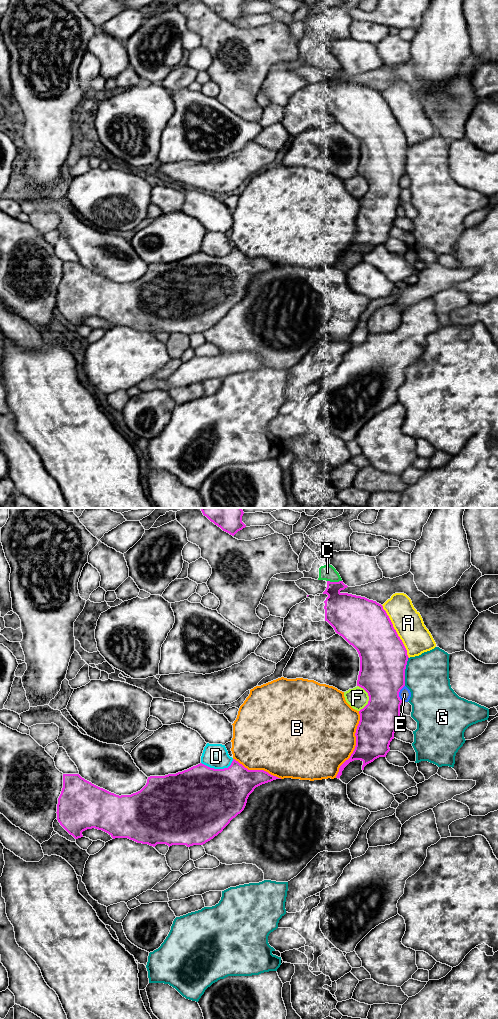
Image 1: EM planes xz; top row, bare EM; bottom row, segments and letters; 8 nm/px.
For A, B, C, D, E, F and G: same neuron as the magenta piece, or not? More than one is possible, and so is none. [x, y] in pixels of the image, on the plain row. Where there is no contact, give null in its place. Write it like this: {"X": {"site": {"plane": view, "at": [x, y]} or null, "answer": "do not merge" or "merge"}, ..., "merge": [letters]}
{"A": {"site": {"plane": "xz", "at": [395, 119]}, "answer": "do not merge"}, "B": {"site": {"plane": "xz", "at": [356, 232]}, "answer": "do not merge"}, "C": {"site": {"plane": "xz", "at": [334, 70]}, "answer": "do not merge"}, "D": {"site": {"plane": "xz", "at": [218, 257]}, "answer": "merge"}, "E": {"site": {"plane": "xz", "at": [398, 181]}, "answer": "do not merge"}, "F": {"site": {"plane": "xz", "at": [369, 185]}, "answer": "do not merge"}, "G": {"site": {"plane": "xz", "at": [404, 159]}, "answer": "do not merge"}, "merge": ["D"]}

